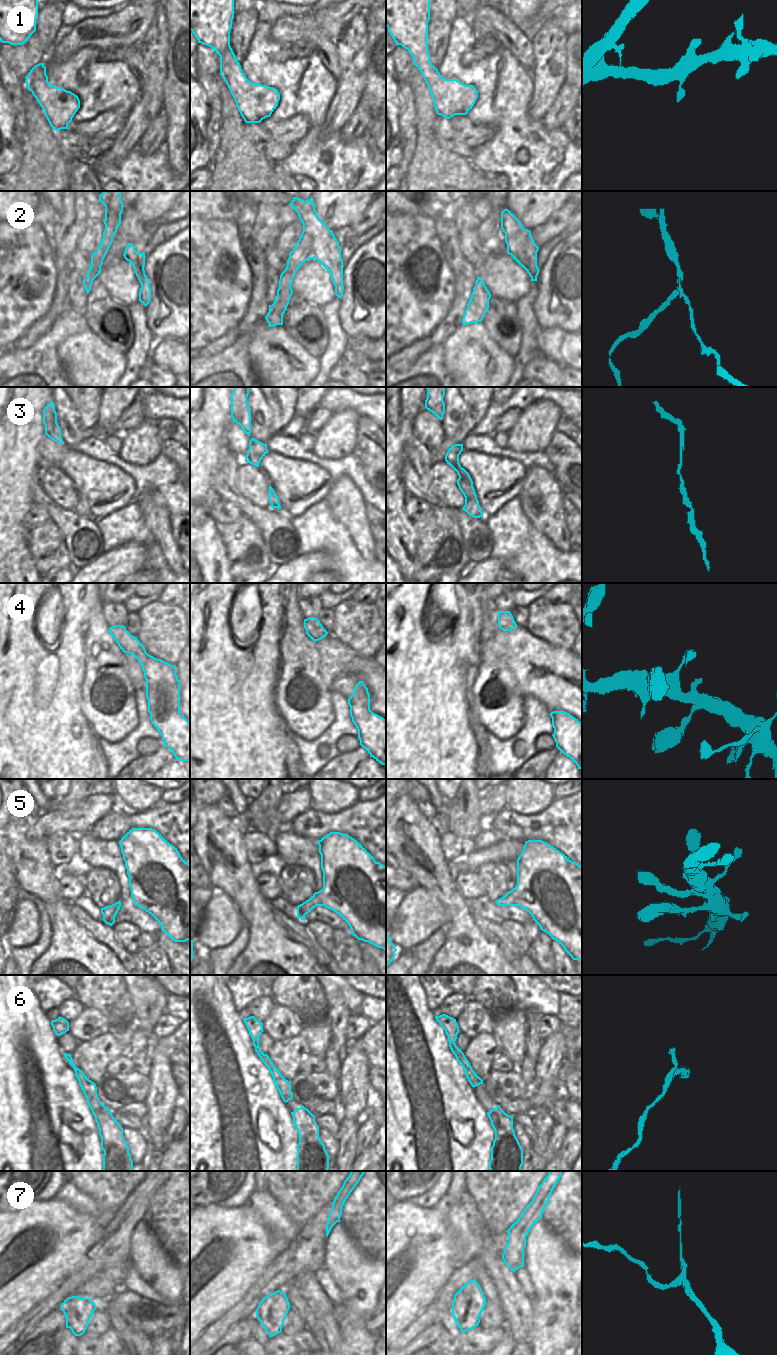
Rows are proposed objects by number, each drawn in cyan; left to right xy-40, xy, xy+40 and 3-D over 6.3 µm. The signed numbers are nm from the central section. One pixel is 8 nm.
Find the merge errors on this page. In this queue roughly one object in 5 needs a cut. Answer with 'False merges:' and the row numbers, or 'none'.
False merges: 2, 6, 7

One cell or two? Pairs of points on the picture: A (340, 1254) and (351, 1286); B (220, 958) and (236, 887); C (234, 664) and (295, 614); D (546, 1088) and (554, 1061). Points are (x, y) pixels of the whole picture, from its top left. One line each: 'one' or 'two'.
A: one
B: two
C: two
D: two

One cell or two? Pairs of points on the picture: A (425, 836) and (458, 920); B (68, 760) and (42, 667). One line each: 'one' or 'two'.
A: one
B: one

